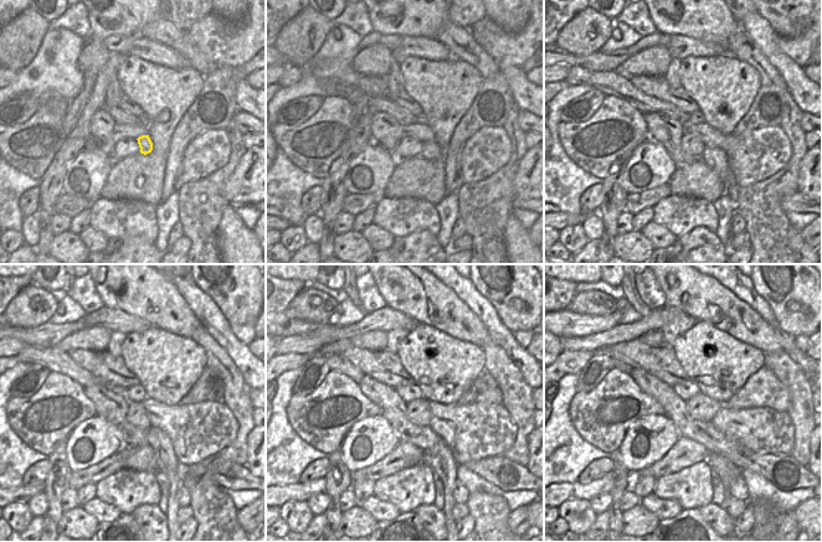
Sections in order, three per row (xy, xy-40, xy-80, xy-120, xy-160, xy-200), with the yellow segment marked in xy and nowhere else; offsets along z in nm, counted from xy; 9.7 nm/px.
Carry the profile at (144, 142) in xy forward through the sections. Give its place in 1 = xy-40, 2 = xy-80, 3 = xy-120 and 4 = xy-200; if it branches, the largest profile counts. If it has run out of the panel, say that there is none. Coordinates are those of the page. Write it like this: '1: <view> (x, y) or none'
1: xy-40 (430, 149)
2: xy-80 (715, 159)
3: xy-120 (159, 440)
4: xy-200 (725, 470)

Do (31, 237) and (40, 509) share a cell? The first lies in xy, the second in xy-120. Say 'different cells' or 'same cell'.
same cell

